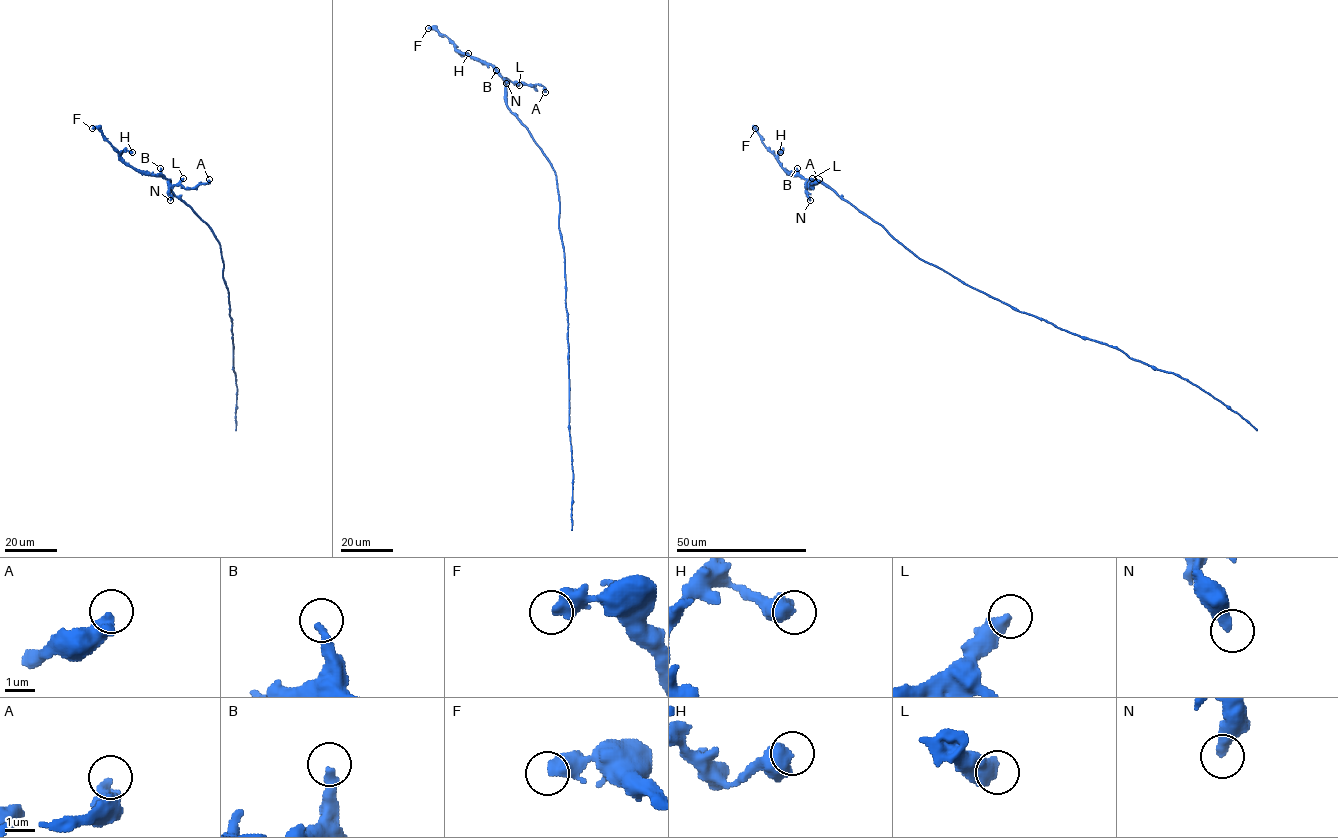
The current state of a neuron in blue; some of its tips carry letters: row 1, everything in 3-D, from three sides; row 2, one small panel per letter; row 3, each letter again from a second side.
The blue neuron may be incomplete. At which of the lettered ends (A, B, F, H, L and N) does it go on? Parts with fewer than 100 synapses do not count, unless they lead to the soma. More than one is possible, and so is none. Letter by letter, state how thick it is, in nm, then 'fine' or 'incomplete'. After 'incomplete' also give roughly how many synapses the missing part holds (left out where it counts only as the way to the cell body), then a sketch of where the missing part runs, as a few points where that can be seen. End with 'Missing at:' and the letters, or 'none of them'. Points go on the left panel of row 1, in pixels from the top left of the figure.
A: 500 nm thick; fine
B: 320 nm thick; fine
F: 400 nm thick; fine
H: 480 nm thick; fine
L: 600 nm thick; fine
N: 420 nm thick; fine
Missing at: none of them

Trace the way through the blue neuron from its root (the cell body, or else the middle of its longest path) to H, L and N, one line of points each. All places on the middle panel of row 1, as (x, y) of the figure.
H: (563, 244), (555, 170), (527, 127), (508, 106), (504, 79), (491, 65), (457, 51), (463, 56), (468, 53)
L: (563, 244), (555, 170), (527, 127), (507, 105), (505, 80), (519, 85)
N: (563, 244), (555, 170), (527, 127), (508, 106), (506, 83)

